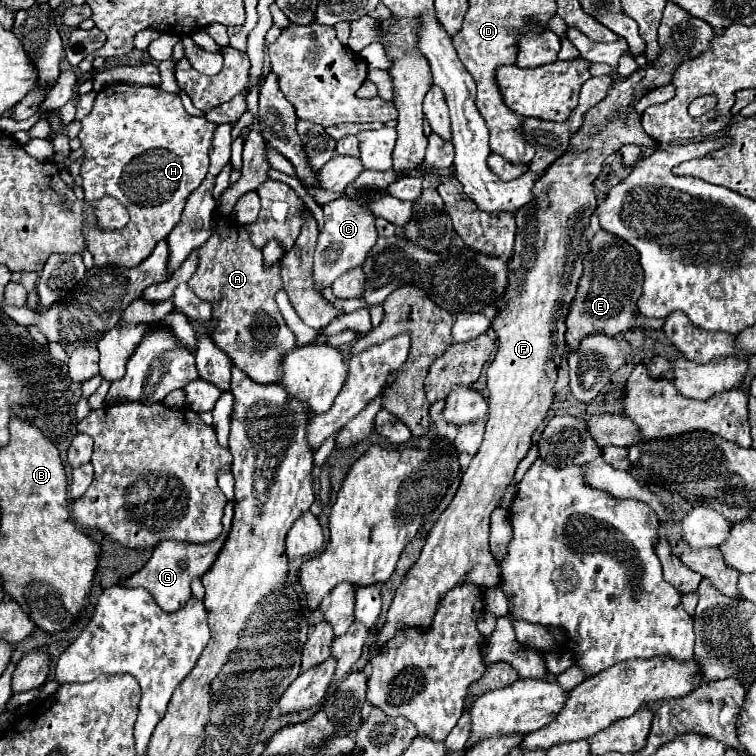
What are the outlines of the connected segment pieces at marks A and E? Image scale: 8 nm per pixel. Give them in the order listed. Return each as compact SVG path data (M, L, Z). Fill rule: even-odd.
M219 212L217 218L213 218L213 228L215 232L209 240L197 248L197 270L187 286L213 306L211 340L233 358L235 366L259 384L279 382L279 356L295 346L295 336L287 328L275 302L275 294L283 288L279 274L281 262L265 266L263 252L253 246L247 226L233 224L231 218ZM221 220L229 220L225 236L219 234Z
M599 230L591 244L589 254L583 262L585 270L579 280L579 290L571 302L567 316L567 352L573 352L579 346L579 340L591 332L619 334L629 328L661 328L661 318L643 318L637 310L637 300L643 284L643 268L639 266L639 252L629 246L625 240L611 236Z

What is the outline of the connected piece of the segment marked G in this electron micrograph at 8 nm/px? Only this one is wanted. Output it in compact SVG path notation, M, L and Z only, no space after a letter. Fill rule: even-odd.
M227 504L225 508L225 516L223 516L223 532L219 538L215 538L213 542L207 542L207 546L191 546L189 542L161 542L155 550L153 550L153 556L151 560L141 568L137 570L135 574L131 574L127 580L121 582L121 586L127 586L127 588L145 588L151 592L151 596L155 598L155 602L165 610L165 612L175 612L179 610L189 598L191 598L191 580L195 578L201 578L215 562L219 550L223 548L225 544L225 538L229 536L229 530L231 530L231 518L233 518L233 506Z

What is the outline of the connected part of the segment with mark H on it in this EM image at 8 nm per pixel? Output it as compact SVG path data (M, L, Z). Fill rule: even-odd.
M115 84L103 88L93 104L93 110L81 120L79 140L83 146L83 192L85 192L85 226L83 236L87 242L87 250L93 254L97 266L117 264L125 268L137 266L141 260L151 254L155 244L175 228L179 222L179 214L185 206L189 194L203 182L209 170L209 148L213 138L215 124L207 122L205 116L191 116L185 112L181 98L177 94L167 94L157 86L131 86L131 84ZM111 196L119 200L129 212L129 224L123 230L103 230L95 218L95 202L99 198Z

